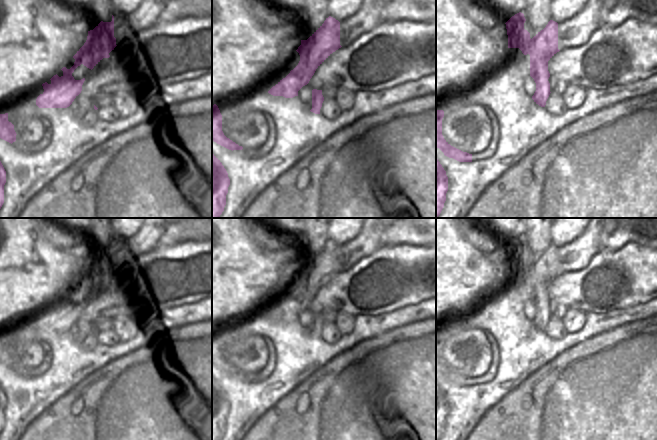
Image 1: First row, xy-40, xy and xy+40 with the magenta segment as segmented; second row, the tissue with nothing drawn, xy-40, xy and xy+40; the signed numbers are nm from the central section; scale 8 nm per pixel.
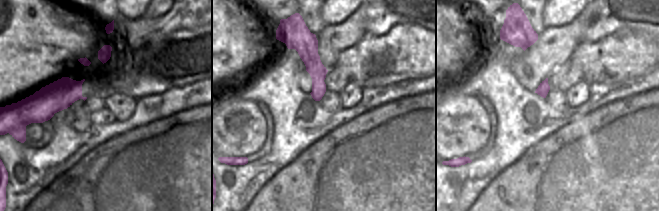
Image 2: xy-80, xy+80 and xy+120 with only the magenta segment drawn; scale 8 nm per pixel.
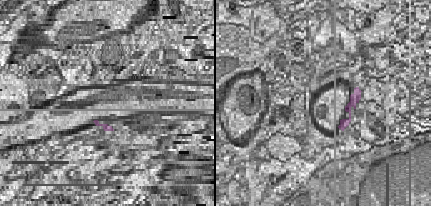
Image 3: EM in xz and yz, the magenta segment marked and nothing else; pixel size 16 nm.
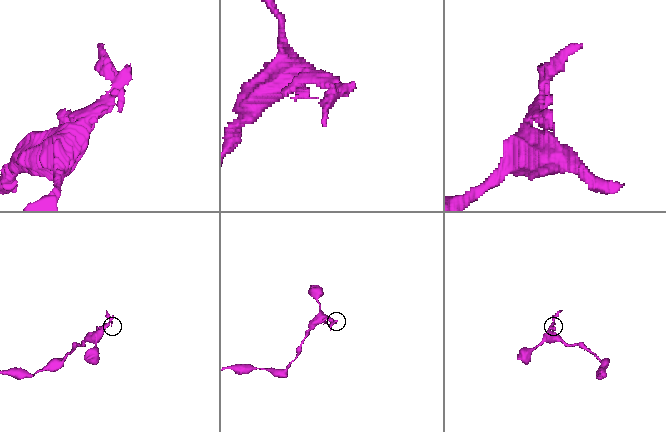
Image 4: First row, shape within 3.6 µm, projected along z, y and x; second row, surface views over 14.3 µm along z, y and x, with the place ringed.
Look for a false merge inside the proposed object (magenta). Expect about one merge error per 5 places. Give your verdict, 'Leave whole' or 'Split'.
Leave whole

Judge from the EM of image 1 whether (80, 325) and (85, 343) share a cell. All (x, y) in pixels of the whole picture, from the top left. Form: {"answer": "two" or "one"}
{"answer": "one"}

